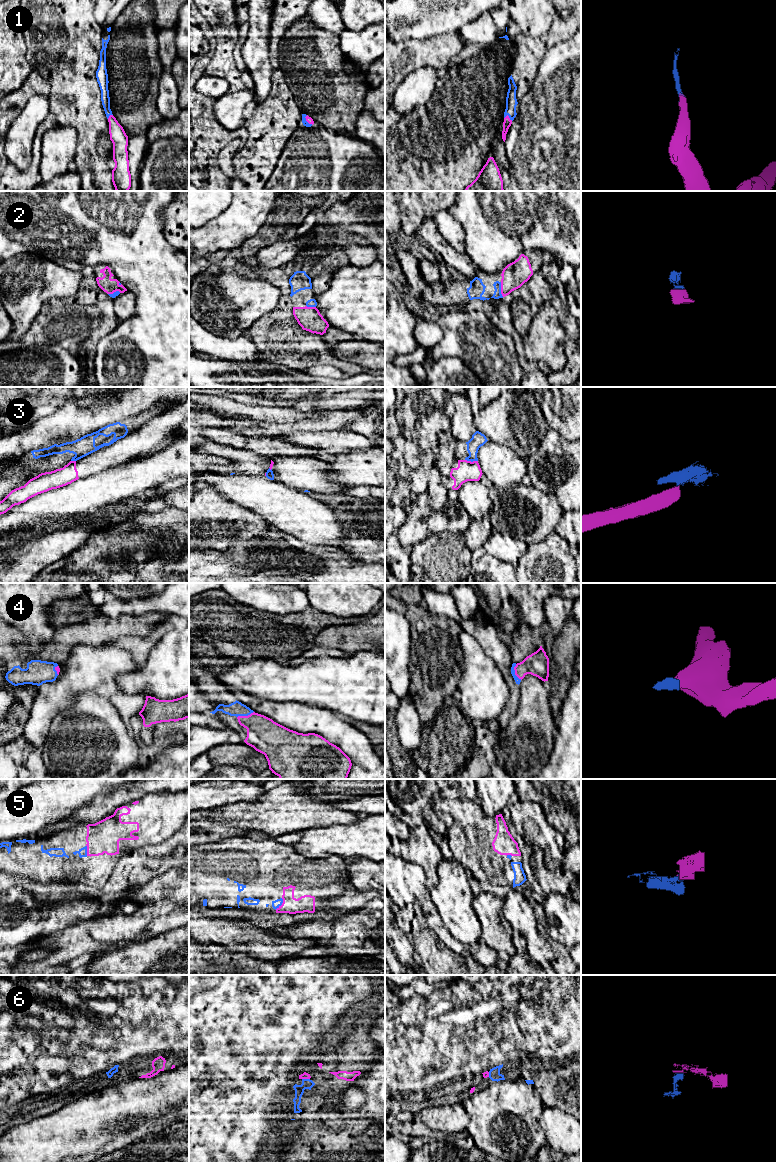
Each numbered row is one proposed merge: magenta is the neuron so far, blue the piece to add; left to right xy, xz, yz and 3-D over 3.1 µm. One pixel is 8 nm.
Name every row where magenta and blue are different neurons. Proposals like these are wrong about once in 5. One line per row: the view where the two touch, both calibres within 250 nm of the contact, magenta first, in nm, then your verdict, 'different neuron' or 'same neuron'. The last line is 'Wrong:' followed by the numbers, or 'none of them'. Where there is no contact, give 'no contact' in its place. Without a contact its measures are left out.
1: meets magenta in yz; 70 nm thick on the magenta side, 100 nm on the other; same neuron
2: meets magenta in yz; 200 nm thick on the magenta side, 70 nm on the other; same neuron
3: meets magenta in yz; 160 nm thick on the magenta side, 120 nm on the other; different neuron
4: meets magenta in xz; 280 nm thick on the magenta side, 120 nm on the other; same neuron
5: meets magenta in xz; 140 nm thick on the magenta side, 60 nm on the other; same neuron
6: meets magenta in xz; 50 nm thick on the magenta side, 80 nm on the other; same neuron
Wrong: 3

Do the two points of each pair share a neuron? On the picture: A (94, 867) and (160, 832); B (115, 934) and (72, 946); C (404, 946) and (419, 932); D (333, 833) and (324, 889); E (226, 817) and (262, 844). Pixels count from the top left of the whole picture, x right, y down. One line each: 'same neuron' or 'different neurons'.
A: same neuron
B: same neuron
C: different neurons
D: different neurons
E: different neurons

